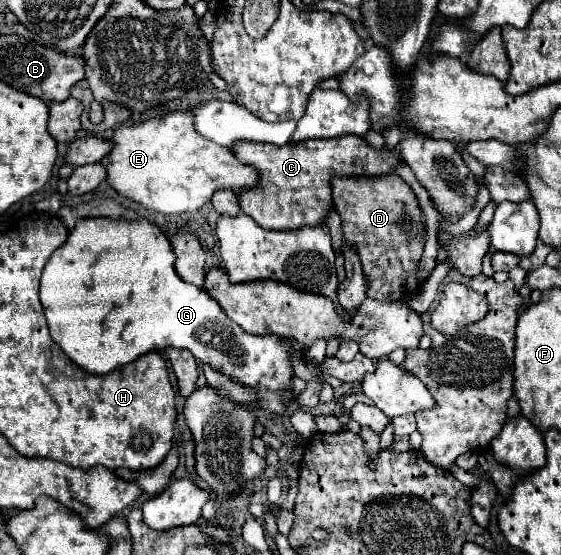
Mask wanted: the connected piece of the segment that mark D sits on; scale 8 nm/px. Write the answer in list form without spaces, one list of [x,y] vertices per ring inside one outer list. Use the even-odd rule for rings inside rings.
[[[396,174],[384,178],[334,178],[332,198],[342,218],[344,238],[360,256],[368,282],[366,296],[386,300],[386,296],[394,296],[394,292],[404,292],[408,278],[418,278],[426,242],[424,210],[412,188]],[[404,222],[410,222],[410,234],[404,230]]]

